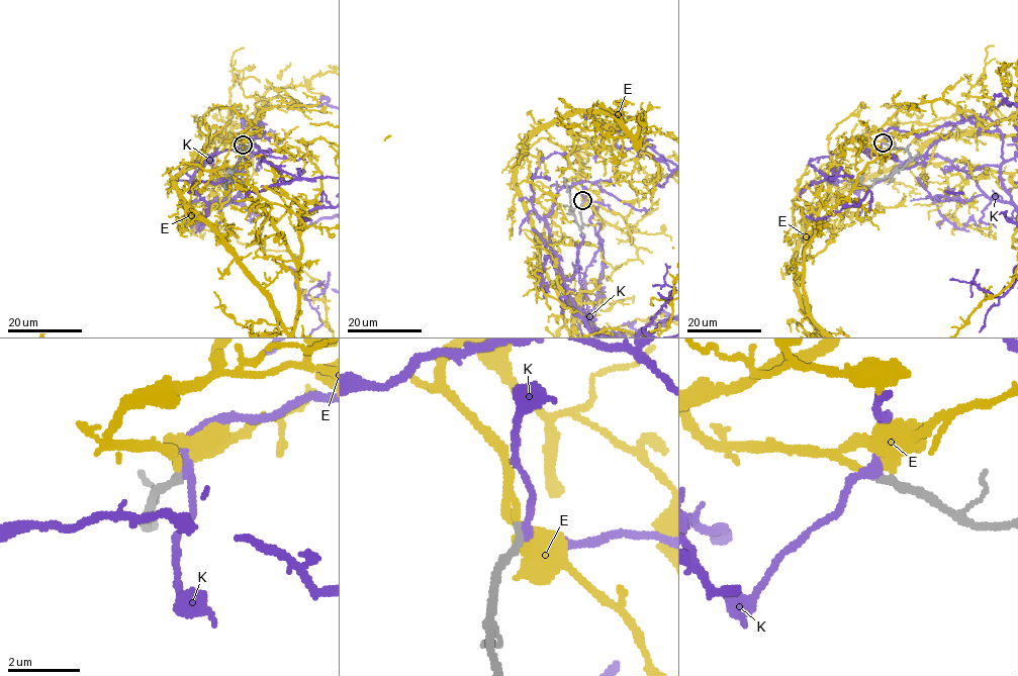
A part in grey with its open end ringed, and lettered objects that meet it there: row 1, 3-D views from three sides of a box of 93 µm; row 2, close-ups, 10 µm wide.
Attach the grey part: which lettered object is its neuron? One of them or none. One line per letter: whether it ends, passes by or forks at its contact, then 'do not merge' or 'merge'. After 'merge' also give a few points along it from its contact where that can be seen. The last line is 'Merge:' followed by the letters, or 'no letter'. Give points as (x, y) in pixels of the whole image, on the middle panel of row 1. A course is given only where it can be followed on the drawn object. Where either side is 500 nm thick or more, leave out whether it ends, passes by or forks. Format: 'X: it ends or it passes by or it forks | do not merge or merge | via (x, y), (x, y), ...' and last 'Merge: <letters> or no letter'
E: it passes by | merge
K: it passes by | do not merge
Merge: E

